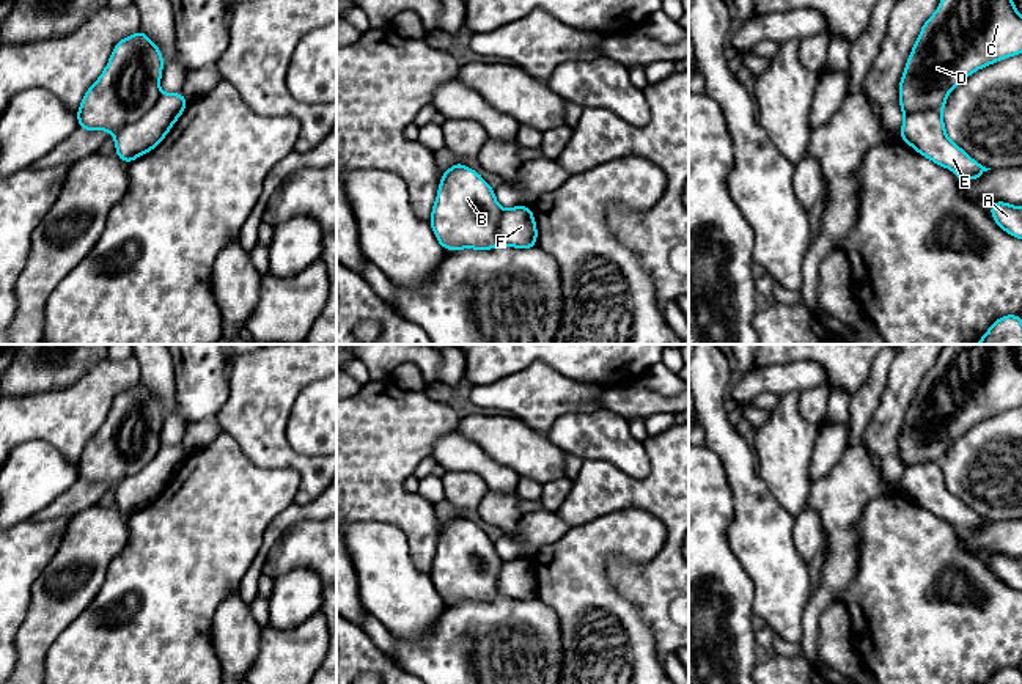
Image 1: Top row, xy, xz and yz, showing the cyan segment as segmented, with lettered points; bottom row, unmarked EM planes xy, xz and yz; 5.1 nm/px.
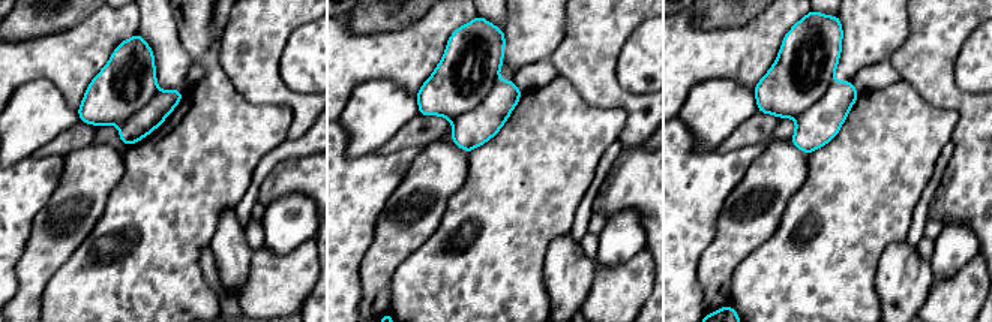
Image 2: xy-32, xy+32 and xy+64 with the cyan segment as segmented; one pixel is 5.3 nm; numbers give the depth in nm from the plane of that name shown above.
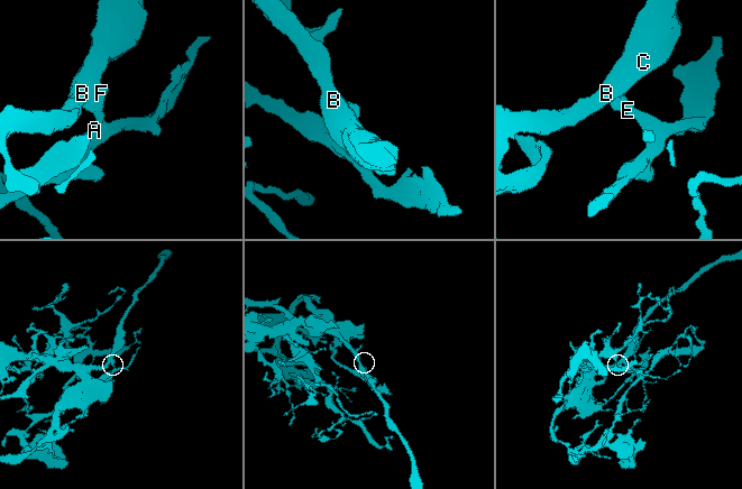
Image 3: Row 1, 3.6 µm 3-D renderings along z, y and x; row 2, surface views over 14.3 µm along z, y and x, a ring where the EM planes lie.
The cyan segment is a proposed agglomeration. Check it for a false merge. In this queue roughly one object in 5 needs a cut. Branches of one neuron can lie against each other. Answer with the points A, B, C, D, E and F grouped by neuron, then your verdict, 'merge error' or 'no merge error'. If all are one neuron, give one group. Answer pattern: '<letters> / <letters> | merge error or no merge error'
A B C D E F | no merge error

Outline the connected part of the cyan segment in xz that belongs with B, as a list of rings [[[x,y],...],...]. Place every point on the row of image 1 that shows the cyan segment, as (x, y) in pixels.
[[[461,162],[443,171],[429,225],[447,250],[531,248],[538,237],[528,206],[503,209],[481,175]]]

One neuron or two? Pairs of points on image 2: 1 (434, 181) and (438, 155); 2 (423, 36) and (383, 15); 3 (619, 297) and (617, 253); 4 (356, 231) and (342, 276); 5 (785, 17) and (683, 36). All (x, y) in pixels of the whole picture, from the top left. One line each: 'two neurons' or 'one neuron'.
1: one neuron
2: two neurons
3: two neurons
4: one neuron
5: one neuron

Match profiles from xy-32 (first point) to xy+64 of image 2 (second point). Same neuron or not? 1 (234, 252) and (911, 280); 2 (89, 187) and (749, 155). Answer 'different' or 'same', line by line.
1: same
2: different

